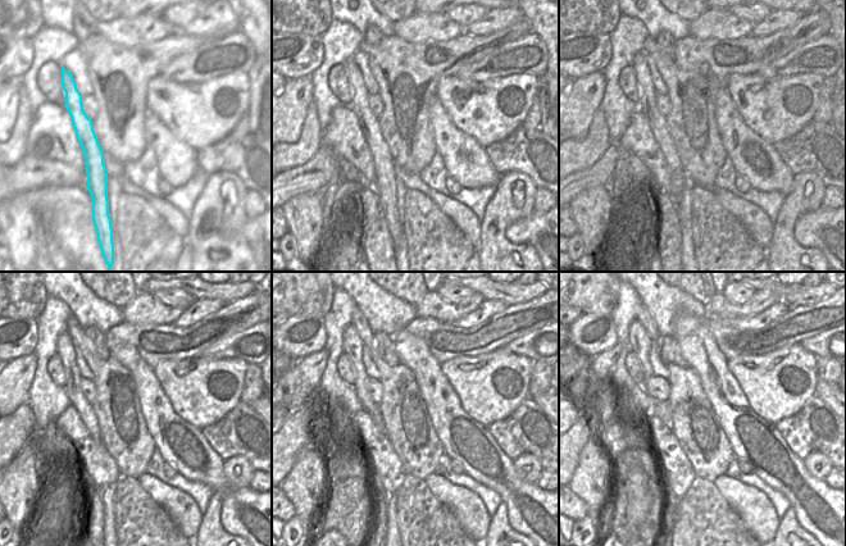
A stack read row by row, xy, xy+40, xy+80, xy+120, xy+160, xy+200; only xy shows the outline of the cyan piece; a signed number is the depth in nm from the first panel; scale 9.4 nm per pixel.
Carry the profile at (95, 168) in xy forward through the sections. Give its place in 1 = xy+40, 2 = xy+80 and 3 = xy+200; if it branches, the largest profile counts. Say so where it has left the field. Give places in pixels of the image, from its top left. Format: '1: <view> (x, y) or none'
1: xy+40 (385, 167)
2: xy+80 (680, 181)
3: xy+200 (640, 342)

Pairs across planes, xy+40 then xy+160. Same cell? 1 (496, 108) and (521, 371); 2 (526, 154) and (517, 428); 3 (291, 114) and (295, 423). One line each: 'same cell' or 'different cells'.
1: same cell
2: same cell
3: different cells

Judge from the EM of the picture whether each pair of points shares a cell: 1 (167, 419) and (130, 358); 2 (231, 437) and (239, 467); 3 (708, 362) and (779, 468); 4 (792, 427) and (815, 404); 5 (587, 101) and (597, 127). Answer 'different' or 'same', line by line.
1: same
2: different
3: same
4: same
5: different

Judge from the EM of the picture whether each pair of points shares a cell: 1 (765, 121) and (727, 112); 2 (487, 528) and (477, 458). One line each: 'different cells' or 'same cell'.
1: different cells
2: different cells

